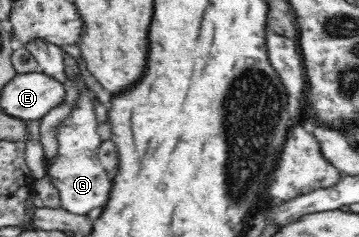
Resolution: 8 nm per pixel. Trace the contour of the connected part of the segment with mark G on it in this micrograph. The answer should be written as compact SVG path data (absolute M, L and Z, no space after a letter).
M86 87L78 94L79 100L75 103L71 117L57 127L58 154L54 158L44 157L43 168L50 182L56 187L61 207L70 213L83 216L92 209L106 205L112 188L112 174L108 173L98 160L103 141L97 133L97 121L90 100L94 93Z

